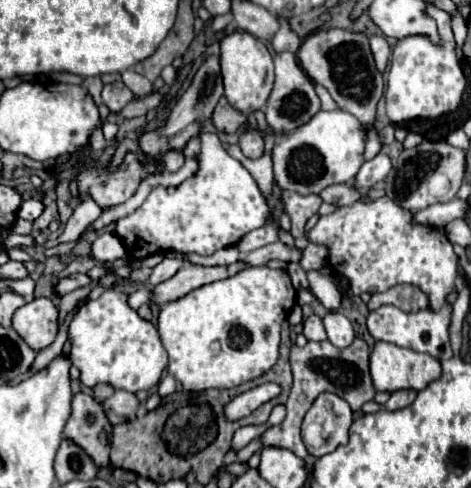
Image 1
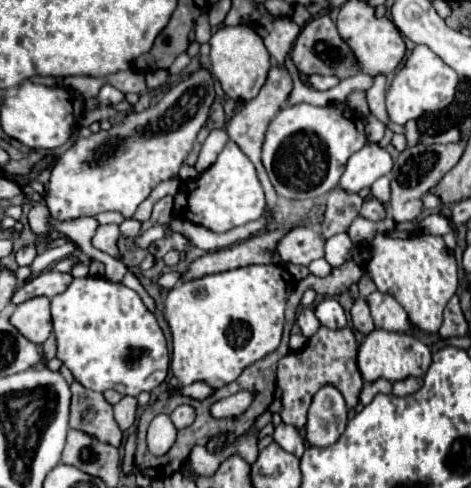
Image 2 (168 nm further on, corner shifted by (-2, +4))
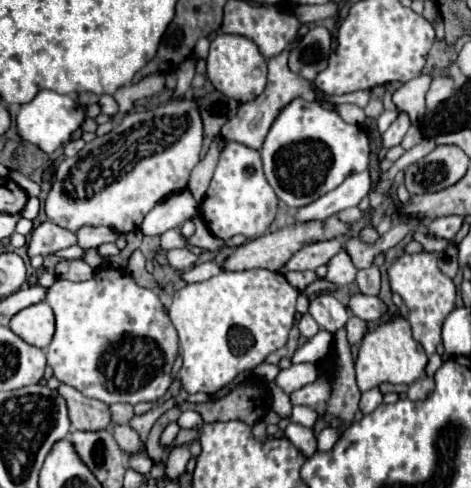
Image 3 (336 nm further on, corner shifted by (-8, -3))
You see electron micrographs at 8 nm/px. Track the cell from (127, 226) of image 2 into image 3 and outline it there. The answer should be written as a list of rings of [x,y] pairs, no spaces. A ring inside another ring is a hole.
[[[188,189],[170,195],[168,199],[160,201],[142,221],[140,231],[142,235],[162,235],[168,229],[182,225],[186,219],[194,219],[198,215],[198,203],[194,201]]]

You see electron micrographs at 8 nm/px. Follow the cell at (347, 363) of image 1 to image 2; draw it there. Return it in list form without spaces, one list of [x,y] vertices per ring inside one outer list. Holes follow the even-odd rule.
[[[324,326],[308,340],[306,348],[302,348],[300,352],[286,354],[278,362],[278,372],[276,372],[276,384],[284,390],[282,412],[280,412],[282,420],[302,430],[306,424],[306,412],[314,394],[326,384],[336,386],[338,392],[344,396],[348,410],[352,410],[358,404],[358,394],[364,384],[356,366],[356,354],[358,354],[358,344],[350,328],[338,328],[330,332],[330,328],[324,328]]]

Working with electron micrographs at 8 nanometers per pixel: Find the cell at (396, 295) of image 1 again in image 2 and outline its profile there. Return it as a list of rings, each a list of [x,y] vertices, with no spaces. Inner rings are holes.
[[[360,298],[360,300],[356,300],[356,302],[352,304],[352,308],[350,308],[350,318],[352,318],[352,326],[354,326],[358,332],[368,334],[366,328],[372,326],[372,316],[370,316],[370,312],[368,312],[366,300]]]

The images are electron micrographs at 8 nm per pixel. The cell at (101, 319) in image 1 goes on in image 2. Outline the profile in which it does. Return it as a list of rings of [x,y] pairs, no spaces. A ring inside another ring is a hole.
[[[86,276],[72,280],[66,292],[50,300],[50,310],[56,334],[56,358],[84,388],[94,392],[104,392],[112,388],[122,396],[138,396],[142,390],[152,392],[166,380],[170,366],[166,338],[154,314],[144,306],[138,292],[126,288],[122,282],[108,282],[104,276]]]

